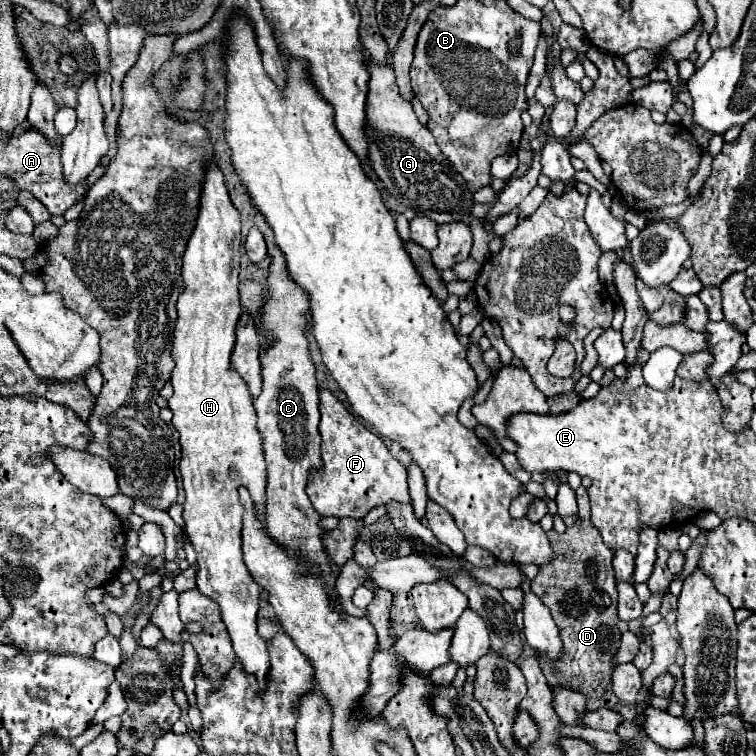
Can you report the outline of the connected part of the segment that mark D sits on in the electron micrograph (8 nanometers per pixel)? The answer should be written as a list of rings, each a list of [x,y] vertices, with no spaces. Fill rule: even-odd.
[[[584,486],[576,490],[576,498],[580,506],[578,522],[560,534],[560,542],[552,546],[552,562],[540,566],[538,576],[530,582],[532,592],[550,608],[564,642],[564,658],[560,664],[554,668],[554,664],[540,660],[540,666],[552,690],[562,686],[582,692],[586,698],[602,698],[610,686],[616,666],[614,656],[622,638],[618,630],[618,592],[612,572],[612,550],[606,548],[600,532],[590,522],[588,492]]]

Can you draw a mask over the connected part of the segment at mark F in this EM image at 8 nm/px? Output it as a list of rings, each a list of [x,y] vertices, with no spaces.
[[[320,390],[320,414],[322,468],[310,474],[306,488],[308,498],[320,516],[362,520],[374,506],[386,504],[388,500],[410,502],[406,466],[388,452],[380,436],[348,412],[330,390]]]

